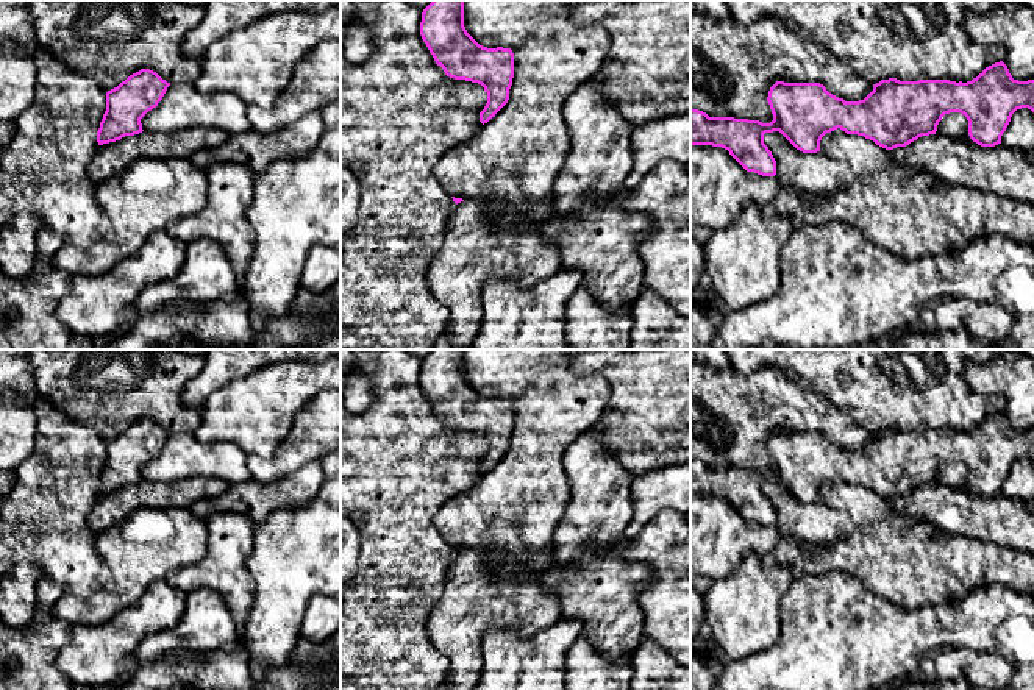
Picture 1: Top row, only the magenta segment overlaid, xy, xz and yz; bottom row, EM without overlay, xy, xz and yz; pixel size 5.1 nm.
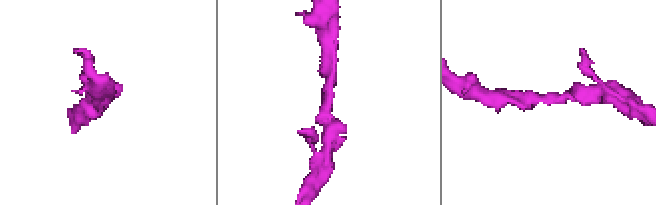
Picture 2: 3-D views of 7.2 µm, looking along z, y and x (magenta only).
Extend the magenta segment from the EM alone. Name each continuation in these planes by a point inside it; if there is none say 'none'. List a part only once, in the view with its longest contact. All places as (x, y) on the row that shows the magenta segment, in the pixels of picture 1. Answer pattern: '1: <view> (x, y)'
none

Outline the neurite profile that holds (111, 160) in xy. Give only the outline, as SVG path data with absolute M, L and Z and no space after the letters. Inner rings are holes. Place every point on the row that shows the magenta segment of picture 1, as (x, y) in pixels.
M189 128L178 133L148 133L125 136L120 140L103 144L87 167L87 176L95 183L123 173L141 158L189 159L197 150L219 147L231 134L220 130Z

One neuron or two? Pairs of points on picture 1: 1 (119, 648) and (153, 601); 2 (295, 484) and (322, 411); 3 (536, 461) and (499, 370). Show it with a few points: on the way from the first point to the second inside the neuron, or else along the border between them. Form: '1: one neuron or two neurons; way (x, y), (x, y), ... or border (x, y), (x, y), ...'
1: one neuron; way (121, 637), (146, 612)
2: two neurons; border (319, 459), (308, 461), (269, 484)
3: one neuron; way (536, 433), (538, 384), (527, 373)

